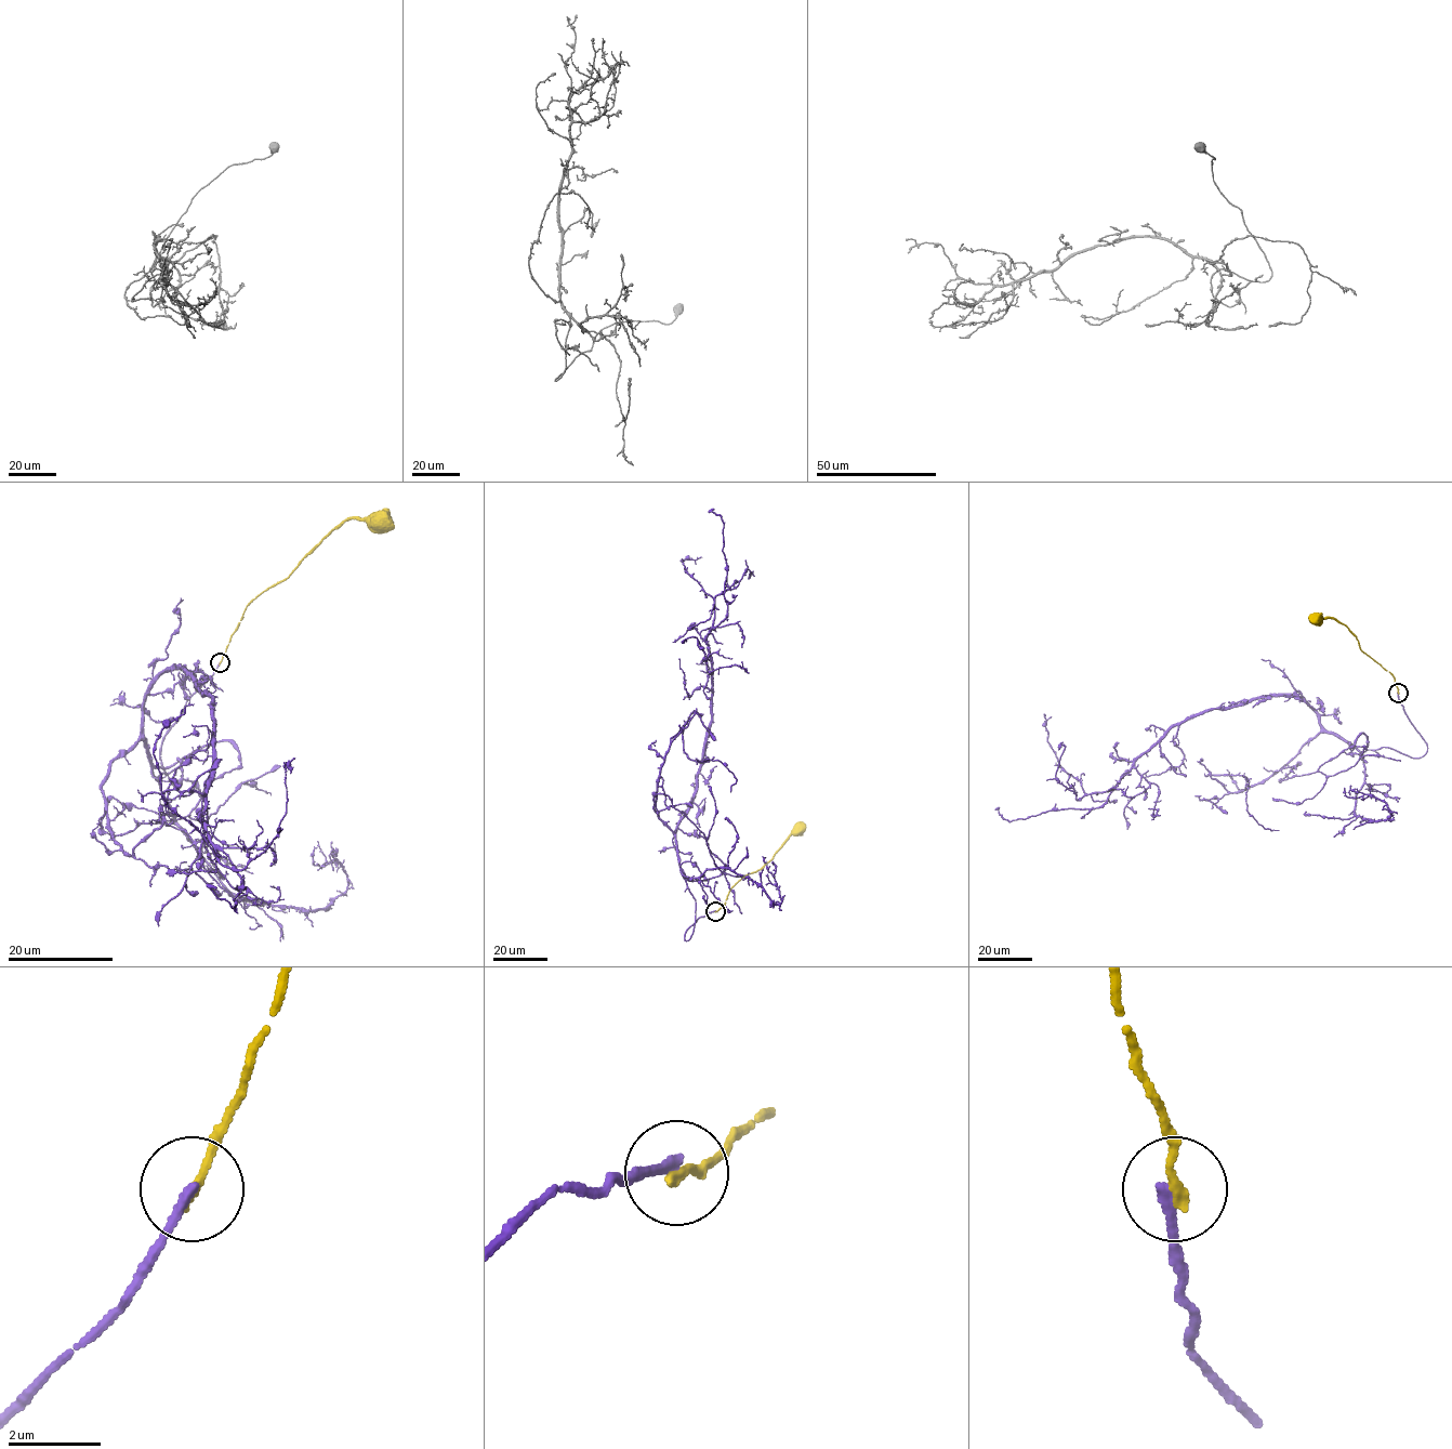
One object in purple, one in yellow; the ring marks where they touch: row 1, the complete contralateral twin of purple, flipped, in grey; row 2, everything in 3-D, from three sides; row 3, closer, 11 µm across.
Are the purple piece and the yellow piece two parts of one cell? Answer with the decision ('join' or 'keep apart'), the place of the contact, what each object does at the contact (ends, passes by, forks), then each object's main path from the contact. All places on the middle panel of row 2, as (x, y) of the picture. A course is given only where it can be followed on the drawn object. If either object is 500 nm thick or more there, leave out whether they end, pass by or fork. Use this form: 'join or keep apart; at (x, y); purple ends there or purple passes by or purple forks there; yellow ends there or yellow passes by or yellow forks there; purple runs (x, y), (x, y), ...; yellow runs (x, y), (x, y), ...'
keep apart; at (715, 911); purple ends there; yellow ends there; purple runs (715, 911), (684, 939), (695, 905), (675, 832), (711, 720), (705, 636), (727, 610), (723, 522), (714, 509); yellow runs (715, 911), (725, 903), (736, 884), (761, 869), (797, 829)

